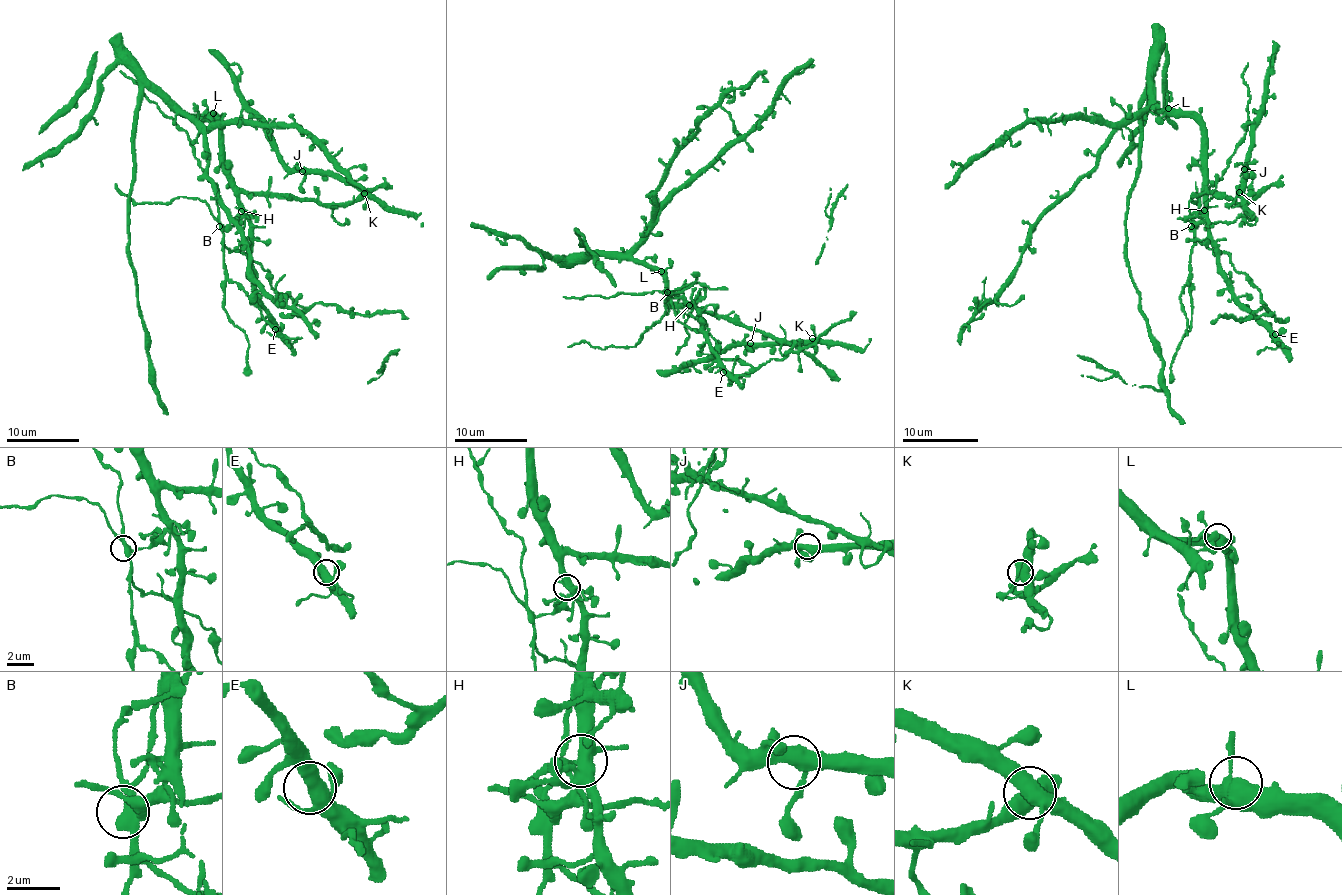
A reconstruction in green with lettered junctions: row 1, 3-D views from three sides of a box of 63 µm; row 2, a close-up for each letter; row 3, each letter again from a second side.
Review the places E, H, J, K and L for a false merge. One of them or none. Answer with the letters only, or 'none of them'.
H

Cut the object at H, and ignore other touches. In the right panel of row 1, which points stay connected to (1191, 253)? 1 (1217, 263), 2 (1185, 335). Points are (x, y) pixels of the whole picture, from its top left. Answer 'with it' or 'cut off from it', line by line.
1: cut off from it
2: with it

